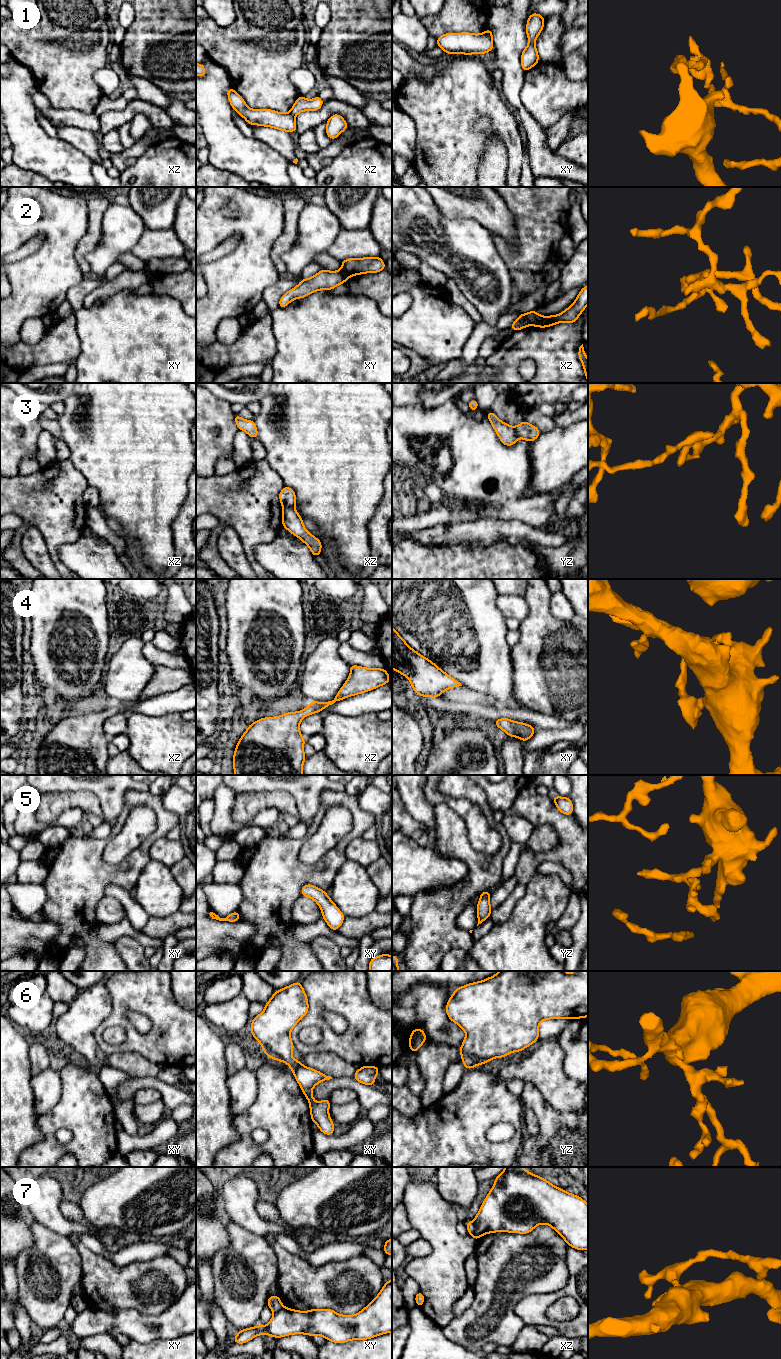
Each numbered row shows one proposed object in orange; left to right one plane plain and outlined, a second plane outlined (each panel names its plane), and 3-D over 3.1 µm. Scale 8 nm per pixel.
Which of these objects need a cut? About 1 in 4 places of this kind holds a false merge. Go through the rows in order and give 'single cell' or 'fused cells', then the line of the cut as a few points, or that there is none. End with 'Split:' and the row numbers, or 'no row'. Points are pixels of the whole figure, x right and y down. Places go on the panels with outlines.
1: fused cells | xz (289, 112), (295, 116)
2: fused cells | xz (544, 316), (532, 324)
3: fused cells | xz (293, 506), (283, 509)
4: single cell | no cut
5: single cell | no cut
6: single cell | no cut
7: fused cells | xz (474, 1225), (474, 1231), (471, 1234)
Split: 1, 2, 3, 7

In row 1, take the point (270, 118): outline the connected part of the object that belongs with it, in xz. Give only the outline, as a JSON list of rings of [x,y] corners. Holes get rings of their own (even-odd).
[[[232,88],[227,90],[227,96],[232,106],[248,124],[272,127],[288,133],[297,131],[295,116],[289,113],[279,113],[271,109],[250,109],[244,99]]]

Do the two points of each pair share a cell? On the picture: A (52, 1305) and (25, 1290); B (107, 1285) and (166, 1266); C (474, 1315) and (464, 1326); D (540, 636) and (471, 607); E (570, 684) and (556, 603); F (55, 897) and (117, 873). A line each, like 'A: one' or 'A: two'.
A: one
B: one
C: one
D: two
E: two
F: one

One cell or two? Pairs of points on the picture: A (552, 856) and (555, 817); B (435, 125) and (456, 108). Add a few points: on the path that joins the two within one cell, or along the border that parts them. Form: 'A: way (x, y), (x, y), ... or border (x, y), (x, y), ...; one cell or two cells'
A: way (562, 847), (564, 845), (564, 827); one cell
B: way (440, 120), (451, 109); one cell

